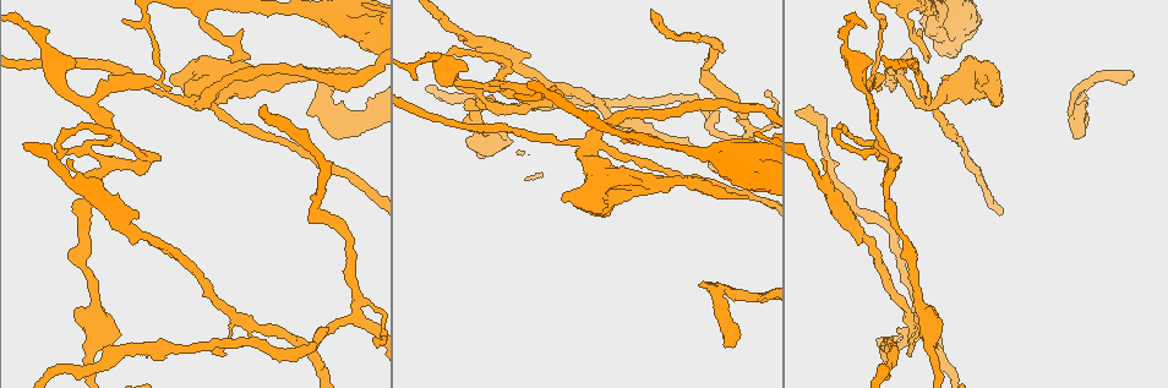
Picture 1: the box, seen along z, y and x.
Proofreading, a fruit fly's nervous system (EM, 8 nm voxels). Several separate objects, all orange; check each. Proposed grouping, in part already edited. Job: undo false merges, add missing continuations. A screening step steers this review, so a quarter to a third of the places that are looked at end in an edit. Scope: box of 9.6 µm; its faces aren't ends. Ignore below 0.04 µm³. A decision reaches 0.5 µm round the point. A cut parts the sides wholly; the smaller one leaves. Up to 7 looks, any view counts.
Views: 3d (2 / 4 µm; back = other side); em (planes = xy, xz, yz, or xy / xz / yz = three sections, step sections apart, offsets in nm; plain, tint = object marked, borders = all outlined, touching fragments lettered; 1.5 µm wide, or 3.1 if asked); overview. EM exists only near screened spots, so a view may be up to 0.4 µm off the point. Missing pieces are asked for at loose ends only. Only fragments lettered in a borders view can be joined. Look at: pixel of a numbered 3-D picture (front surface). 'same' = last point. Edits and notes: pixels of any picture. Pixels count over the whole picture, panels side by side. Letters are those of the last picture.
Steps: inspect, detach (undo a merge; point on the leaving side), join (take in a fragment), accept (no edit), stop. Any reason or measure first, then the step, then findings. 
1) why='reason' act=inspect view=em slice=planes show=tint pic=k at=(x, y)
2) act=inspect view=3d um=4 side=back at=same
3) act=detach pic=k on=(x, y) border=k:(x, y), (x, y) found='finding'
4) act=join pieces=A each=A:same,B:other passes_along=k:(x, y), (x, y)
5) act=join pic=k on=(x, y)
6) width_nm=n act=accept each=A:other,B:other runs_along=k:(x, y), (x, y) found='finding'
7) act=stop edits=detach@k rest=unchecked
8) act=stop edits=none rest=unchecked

act=inspect view=em slice=planes show=borders pic=1 at=(85, 124)

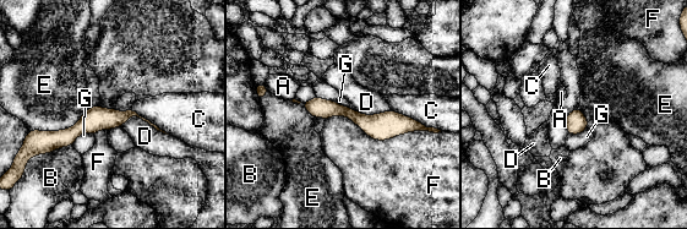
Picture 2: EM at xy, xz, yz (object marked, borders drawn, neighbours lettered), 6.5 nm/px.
width_nm=120 act=accept each=A:other,B:other,C:other,D:other,E:other,F:other,G:other found='all the same neuron'

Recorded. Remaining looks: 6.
why='tapers out' act=inspect view=3d um=4 pic=1 at=(243, 30)

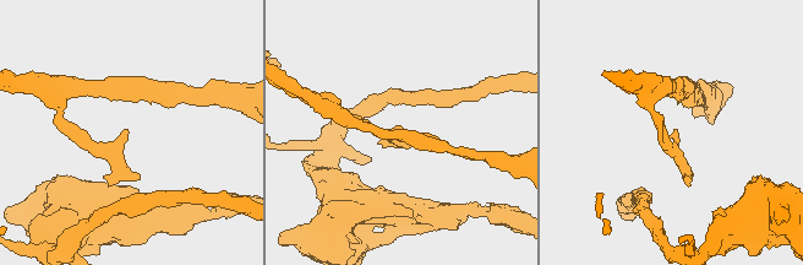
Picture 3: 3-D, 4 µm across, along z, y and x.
act=inspect view=em slice=planes show=borders pic=3 at=(674, 132)

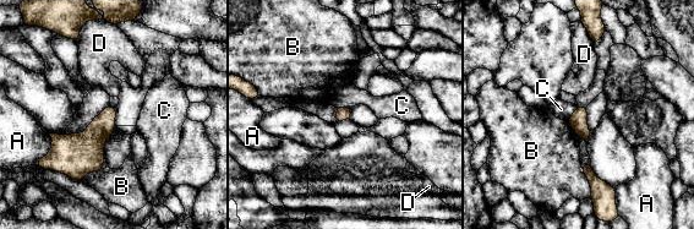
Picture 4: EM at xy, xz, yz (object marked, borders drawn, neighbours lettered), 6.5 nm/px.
act=accept each=A:other,B:other,C:other,D:other border=4:(350, 107), (337, 108) found='none of them fits'

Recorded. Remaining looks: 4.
why='long arm stops here' act=inspect view=3d um=4 pic=1 at=(745, 196)

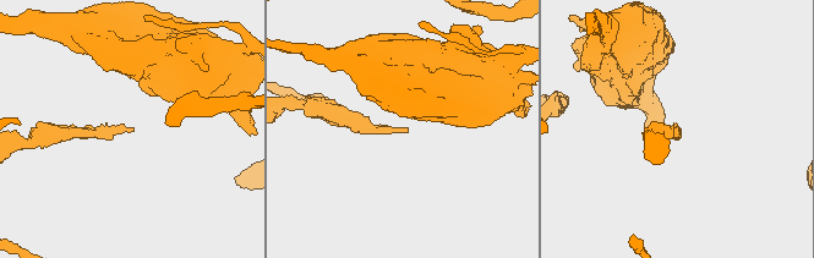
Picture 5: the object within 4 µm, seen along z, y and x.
act=inspect view=em slice=planes show=plain pic=5 at=(407, 127)

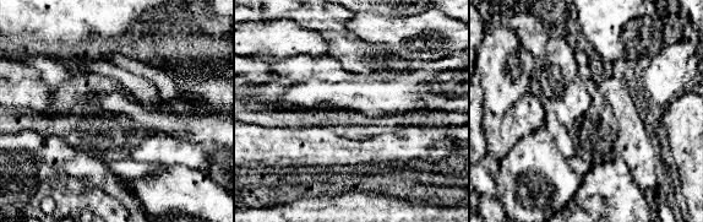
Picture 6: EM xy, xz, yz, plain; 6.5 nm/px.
act=inspect view=em slice=planes show=borders at=same

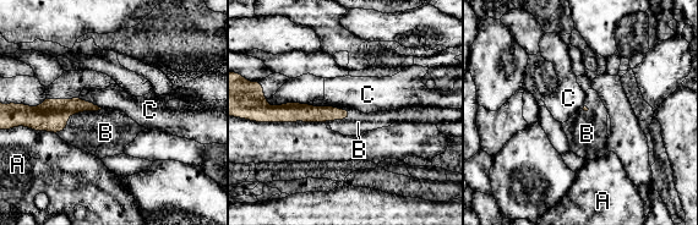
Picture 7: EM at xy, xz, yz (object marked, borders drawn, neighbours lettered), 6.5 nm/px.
act=join pieces=B each=A:other,B:same,C:other found='it goes on there'

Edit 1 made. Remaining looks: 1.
act=stop edits=join@7 rest=unchecked

